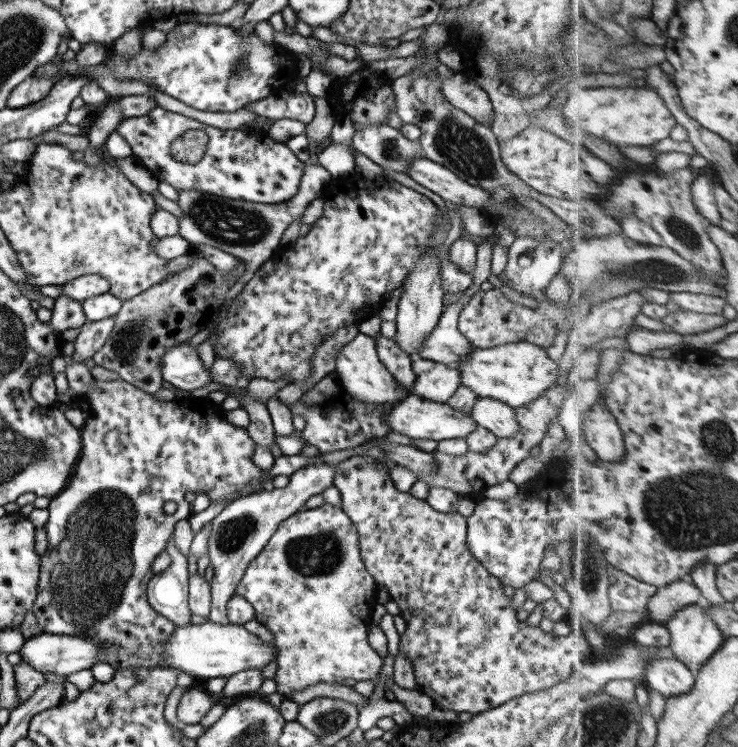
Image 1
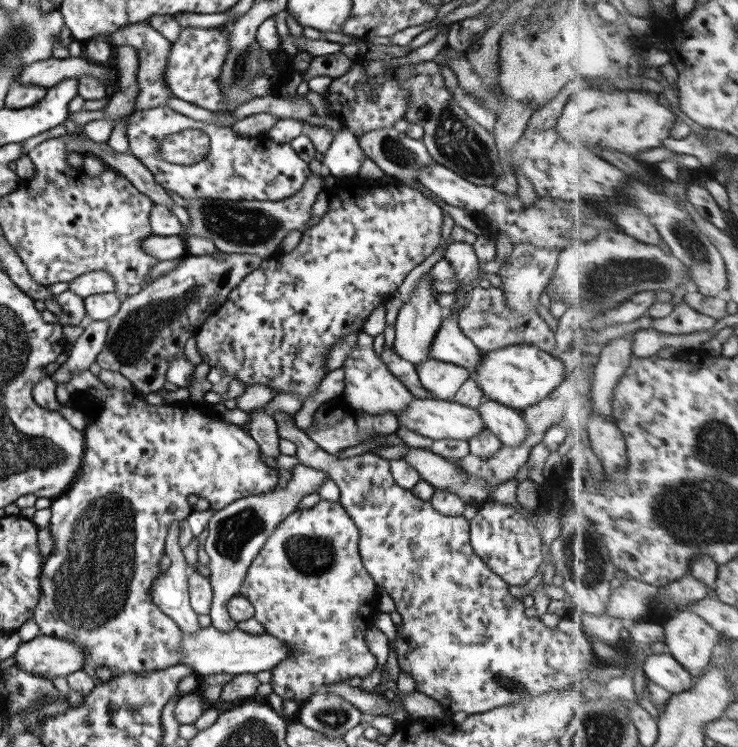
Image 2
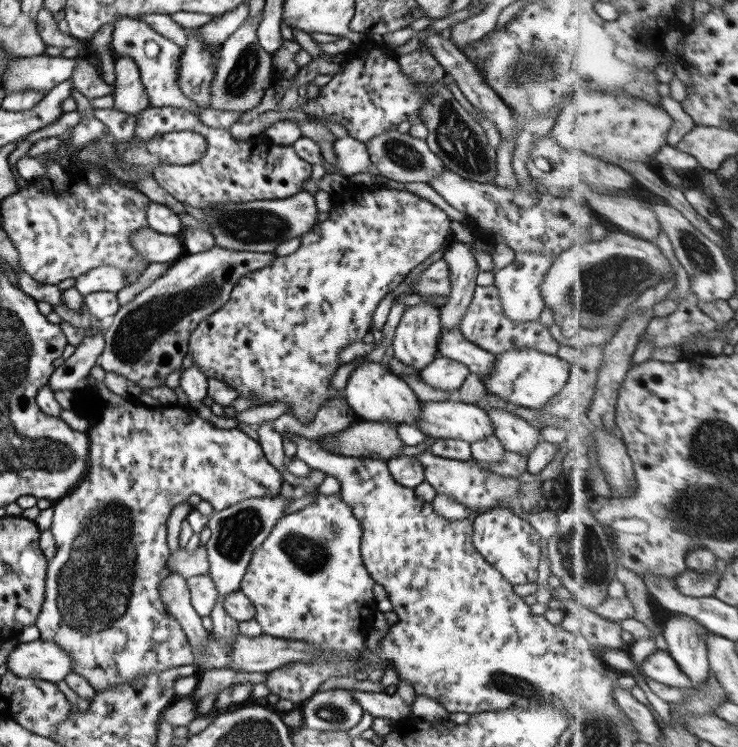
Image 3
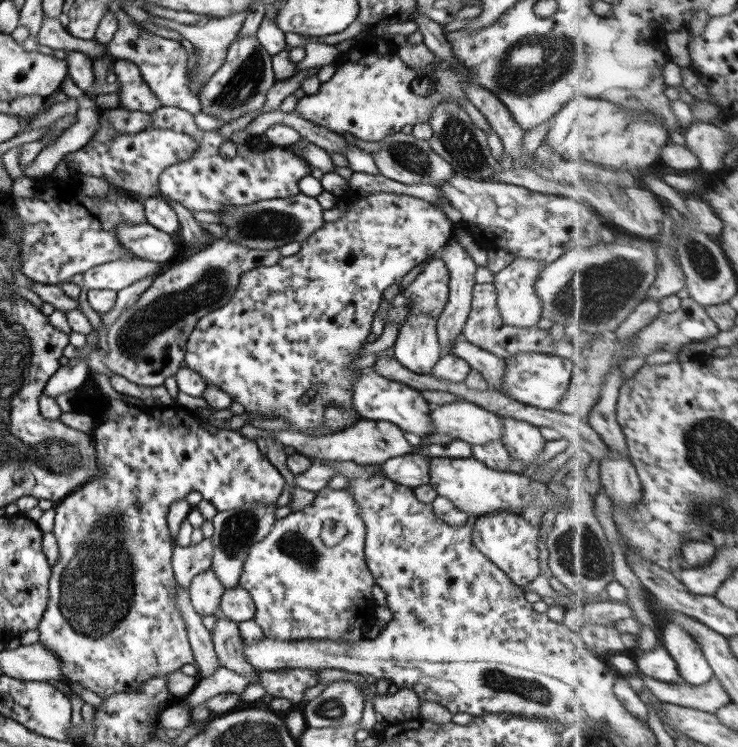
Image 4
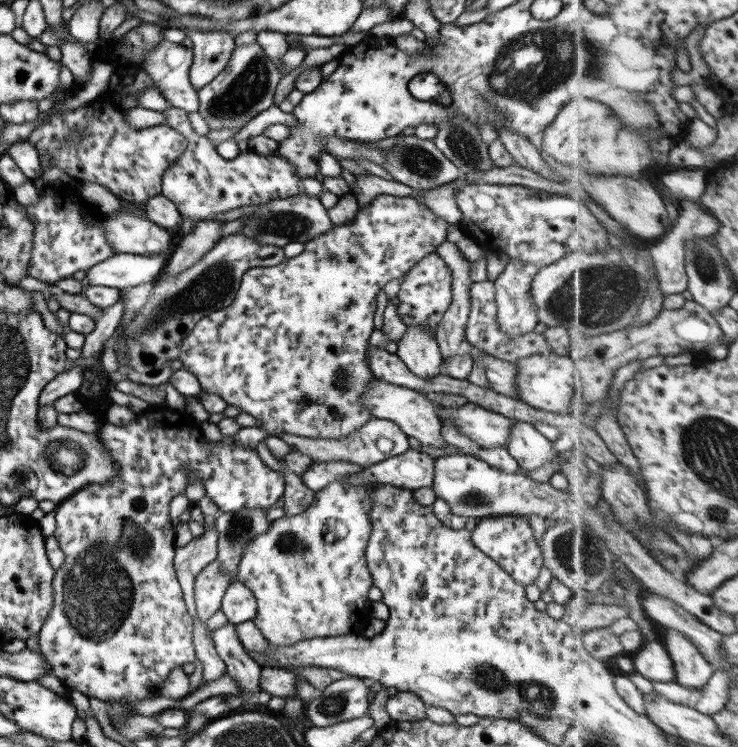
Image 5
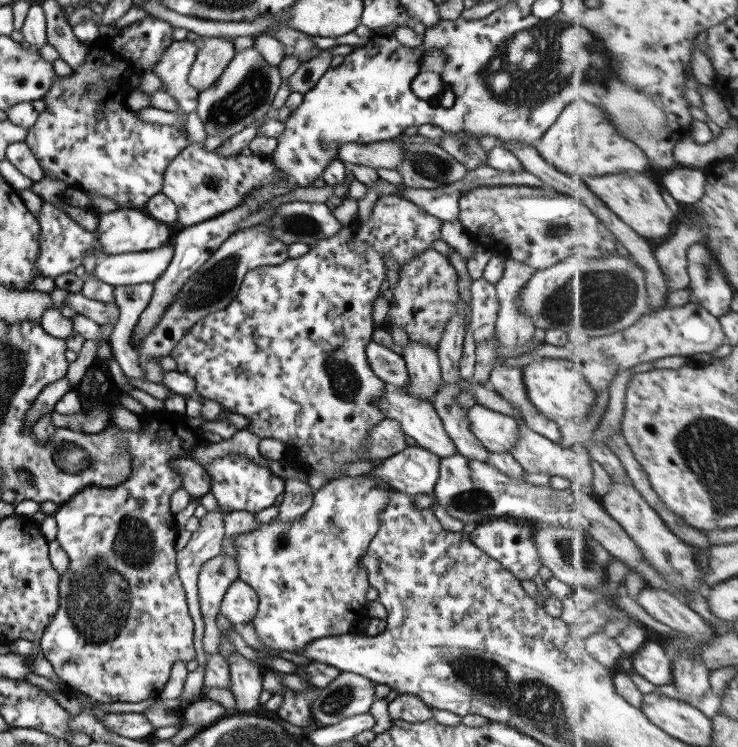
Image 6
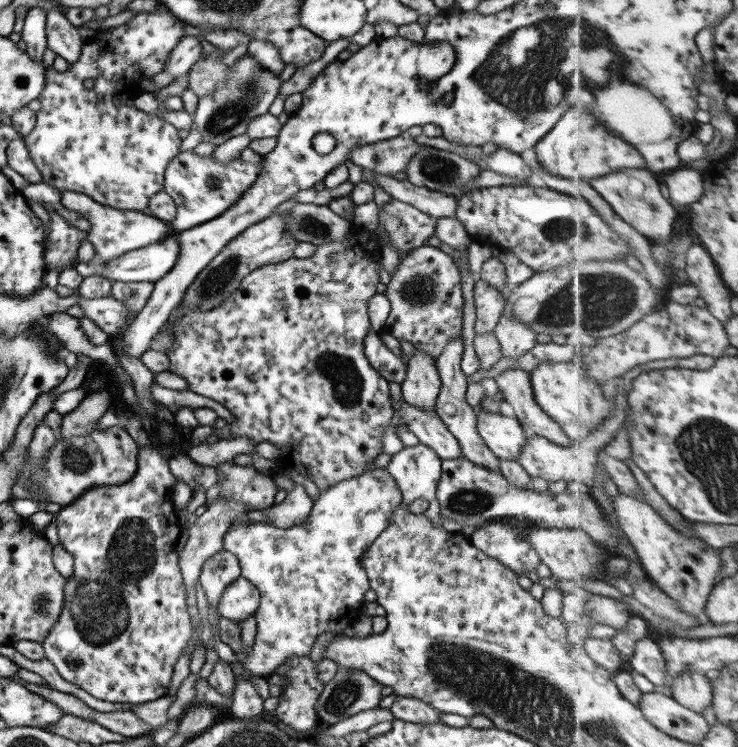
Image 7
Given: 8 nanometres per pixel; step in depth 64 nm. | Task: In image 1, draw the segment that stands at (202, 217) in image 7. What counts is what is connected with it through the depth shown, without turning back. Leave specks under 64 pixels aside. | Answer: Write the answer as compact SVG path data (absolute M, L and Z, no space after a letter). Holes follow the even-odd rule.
M156 106L145 115L126 117L116 132L124 143L159 182L167 182L176 190L197 190L211 195L251 203L276 204L289 201L297 192L305 164L298 160L286 143L274 141L268 134L252 134L243 130L221 130L182 114ZM202 130L208 136L206 153L196 164L178 162L172 156L172 143L180 135Z

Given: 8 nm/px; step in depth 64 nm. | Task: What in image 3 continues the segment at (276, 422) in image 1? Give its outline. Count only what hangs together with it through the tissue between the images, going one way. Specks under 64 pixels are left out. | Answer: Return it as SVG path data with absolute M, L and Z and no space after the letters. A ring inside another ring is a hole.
M288 432L282 434L284 434L284 438L288 438L288 440L292 440L292 442L297 444L296 457L303 460L311 469L318 469L325 472L327 476L335 477L340 481L340 496L352 508L354 518L362 526L363 535L362 543L360 544L360 554L363 564L375 582L381 584L388 593L388 600L392 603L392 611L398 617L398 622L390 625L389 630L384 633L380 647L376 652L373 652L368 647L365 647L363 650L361 658L367 662L367 672L378 670L378 668L385 671L392 664L400 681L410 682L417 695L428 696L437 700L449 713L462 712L474 715L494 710L506 710L507 708L530 710L531 708L538 708L541 704L546 704L547 702L560 702L557 708L572 708L572 714L575 715L574 720L585 720L587 713L591 711L598 712L598 714L606 714L614 718L614 720L621 718L626 723L630 723L632 727L636 727L616 697L615 687L619 677L617 670L607 664L604 658L593 649L592 643L584 633L566 632L562 626L550 624L543 615L534 616L534 614L531 614L530 606L524 601L524 597L514 593L512 589L513 584L510 584L510 581L506 580L506 577L502 576L502 573L498 572L494 565L488 564L482 557L482 554L474 549L472 544L473 528L467 519L450 521L438 515L434 511L432 504L423 502L416 497L414 489L401 486L392 479L386 460L367 458L367 456L348 458L347 456L326 452L316 440L305 439L300 435Z

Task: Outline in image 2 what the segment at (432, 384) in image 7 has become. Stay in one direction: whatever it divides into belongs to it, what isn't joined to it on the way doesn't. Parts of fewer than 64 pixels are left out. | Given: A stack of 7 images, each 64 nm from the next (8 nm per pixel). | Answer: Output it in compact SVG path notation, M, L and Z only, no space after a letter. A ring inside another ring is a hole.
M428 272L419 280L410 299L400 309L396 323L393 325L395 327L393 350L404 360L409 360L415 365L429 359L431 344L444 319L446 311L437 303L436 295L438 292L432 289L432 279Z

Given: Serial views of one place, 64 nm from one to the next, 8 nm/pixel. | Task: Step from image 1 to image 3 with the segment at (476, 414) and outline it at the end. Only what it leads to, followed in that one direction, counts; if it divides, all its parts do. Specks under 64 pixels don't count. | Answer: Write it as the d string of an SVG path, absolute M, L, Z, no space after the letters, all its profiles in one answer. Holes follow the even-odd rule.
M484 406L487 415L490 415L495 426L495 437L500 440L505 450L517 452L518 454L530 454L539 441L541 441L540 430L527 420L500 410L493 406Z

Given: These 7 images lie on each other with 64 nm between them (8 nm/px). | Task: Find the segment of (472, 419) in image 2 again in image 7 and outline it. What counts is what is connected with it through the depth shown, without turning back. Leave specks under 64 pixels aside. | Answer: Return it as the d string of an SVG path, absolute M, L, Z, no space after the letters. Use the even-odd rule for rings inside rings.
M476 408L475 414L478 432L488 448L498 458L518 461L529 434L520 421L514 415L494 414L480 408Z

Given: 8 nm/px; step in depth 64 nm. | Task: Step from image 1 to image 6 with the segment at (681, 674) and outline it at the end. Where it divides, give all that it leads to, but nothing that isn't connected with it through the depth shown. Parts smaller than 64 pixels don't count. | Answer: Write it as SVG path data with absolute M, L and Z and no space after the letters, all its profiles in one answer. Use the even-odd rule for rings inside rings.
M646 640L631 657L634 661L634 671L657 688L673 682L675 665L663 644Z

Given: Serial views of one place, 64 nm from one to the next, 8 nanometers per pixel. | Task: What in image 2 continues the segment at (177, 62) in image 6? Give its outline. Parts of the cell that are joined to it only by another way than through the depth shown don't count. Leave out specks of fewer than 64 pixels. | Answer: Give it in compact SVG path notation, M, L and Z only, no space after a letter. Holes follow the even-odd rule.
M148 21L130 24L130 26L120 28L118 32L114 32L114 34L110 36L110 43L114 47L130 45L130 47L136 49L136 53L138 53L139 72L136 78L138 80L140 92L137 98L135 112L166 105L168 99L174 97L174 93L170 90L168 84L166 84L166 80L164 80L166 59L168 59L168 55L170 55L172 42L169 42L160 32L154 30L154 28L148 24Z

